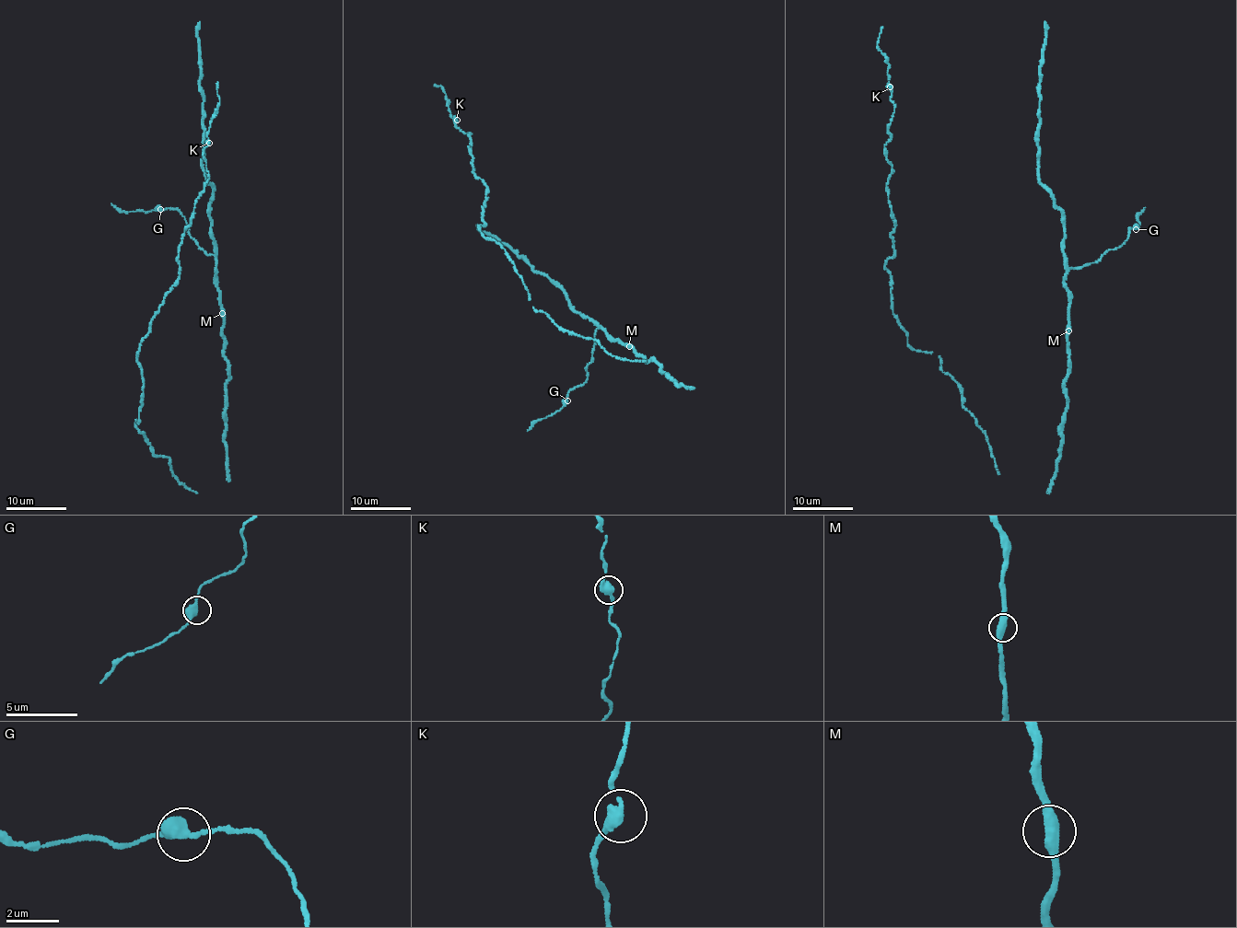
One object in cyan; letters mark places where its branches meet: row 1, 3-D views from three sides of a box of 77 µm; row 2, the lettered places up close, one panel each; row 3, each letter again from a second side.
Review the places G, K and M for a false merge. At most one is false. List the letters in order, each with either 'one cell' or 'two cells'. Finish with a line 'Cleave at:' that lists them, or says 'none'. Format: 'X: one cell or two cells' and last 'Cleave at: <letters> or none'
G: one cell
K: one cell
M: one cell
Cleave at: none

